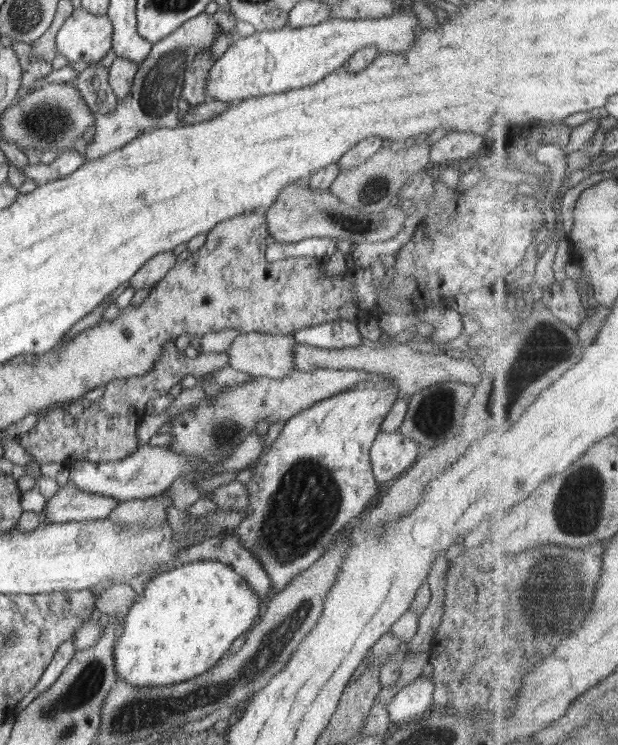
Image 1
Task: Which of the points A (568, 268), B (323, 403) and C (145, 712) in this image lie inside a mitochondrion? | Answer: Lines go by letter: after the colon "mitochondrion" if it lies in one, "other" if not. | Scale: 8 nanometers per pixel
A: other
B: other
C: mitochondrion

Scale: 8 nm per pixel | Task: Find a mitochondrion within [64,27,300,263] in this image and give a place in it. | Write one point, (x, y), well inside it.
(154, 95)

